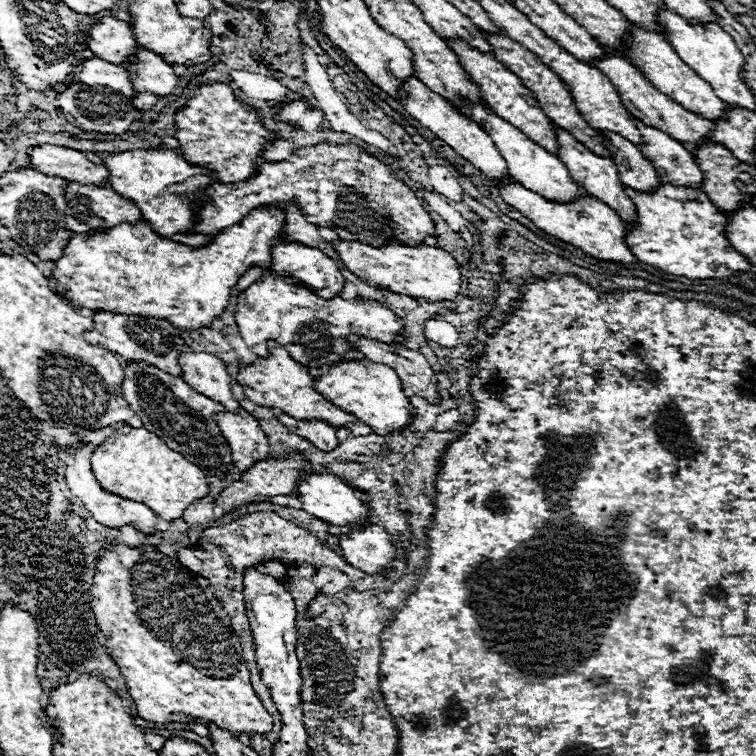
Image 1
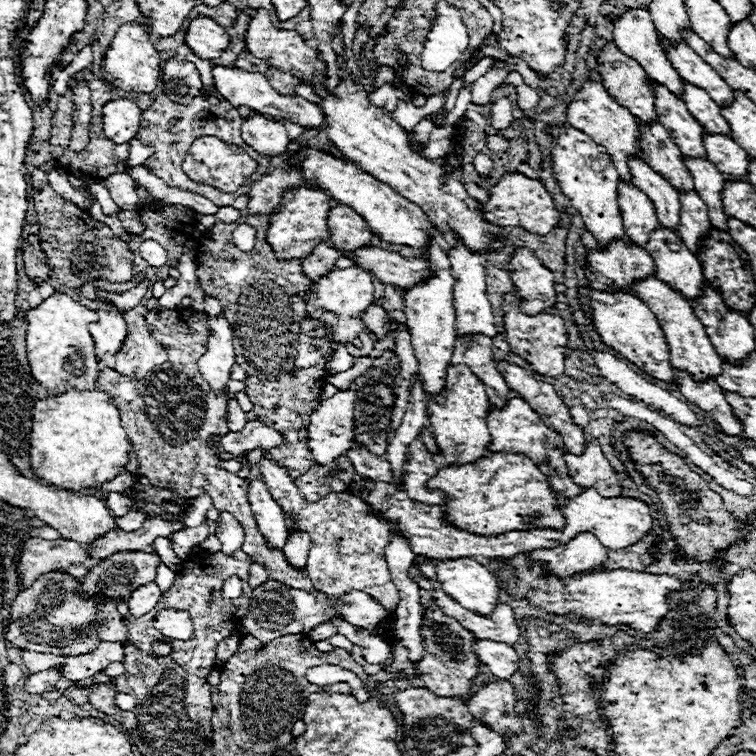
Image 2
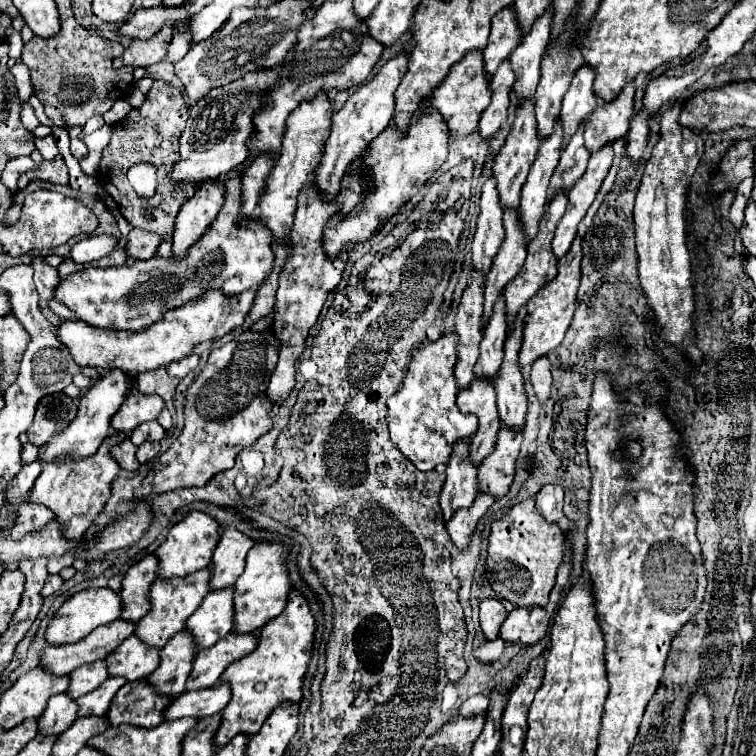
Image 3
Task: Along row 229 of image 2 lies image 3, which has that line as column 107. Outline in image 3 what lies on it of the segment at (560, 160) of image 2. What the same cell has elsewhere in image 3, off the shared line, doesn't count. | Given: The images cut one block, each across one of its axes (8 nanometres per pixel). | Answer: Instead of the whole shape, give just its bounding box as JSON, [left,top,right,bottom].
[46,588,120,644]

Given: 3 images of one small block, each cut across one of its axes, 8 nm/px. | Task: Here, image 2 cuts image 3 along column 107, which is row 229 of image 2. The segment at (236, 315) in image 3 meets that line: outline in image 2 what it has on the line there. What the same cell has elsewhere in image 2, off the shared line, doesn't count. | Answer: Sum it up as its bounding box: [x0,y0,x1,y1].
[328,206,372,250]

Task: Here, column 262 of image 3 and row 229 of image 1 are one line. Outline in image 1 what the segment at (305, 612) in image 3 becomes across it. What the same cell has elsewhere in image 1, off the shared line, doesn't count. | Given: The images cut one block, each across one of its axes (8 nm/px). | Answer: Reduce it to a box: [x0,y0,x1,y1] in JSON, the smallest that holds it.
[626,184,752,280]

